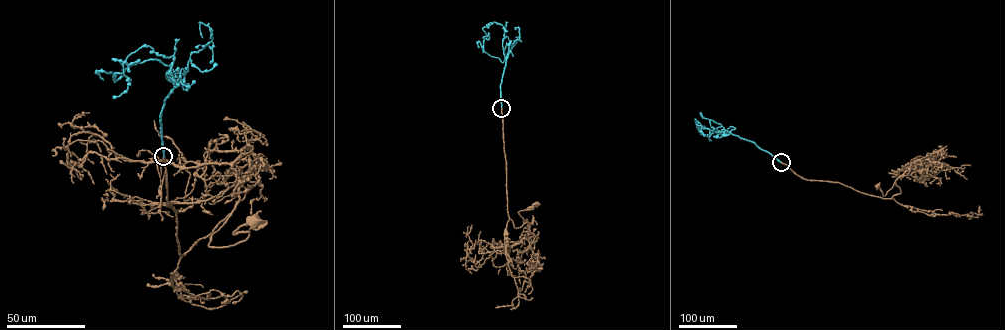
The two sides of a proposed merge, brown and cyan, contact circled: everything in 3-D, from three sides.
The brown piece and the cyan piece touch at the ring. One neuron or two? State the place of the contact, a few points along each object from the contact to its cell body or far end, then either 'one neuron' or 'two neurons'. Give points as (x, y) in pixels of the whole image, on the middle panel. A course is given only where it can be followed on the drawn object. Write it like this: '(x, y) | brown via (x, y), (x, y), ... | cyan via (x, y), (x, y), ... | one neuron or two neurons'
(501, 108) | brown via (501, 108), (507, 210), (515, 228), (527, 222), (518, 212), (532, 209), (527, 208), (535, 204) | cyan via (501, 107), (500, 84), (507, 58), (502, 62), (483, 49), (486, 35), (482, 28), (492, 23) | one neuron

